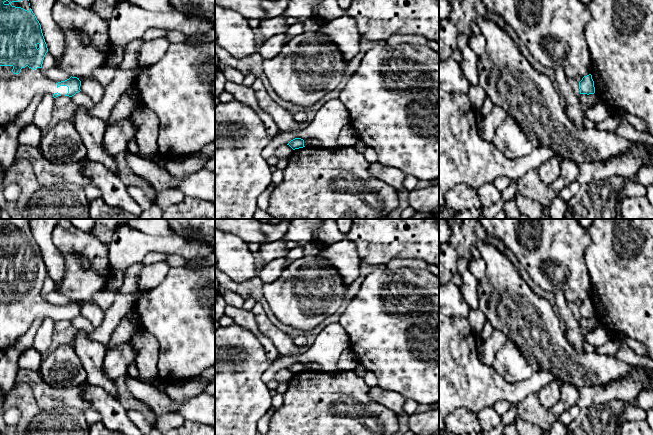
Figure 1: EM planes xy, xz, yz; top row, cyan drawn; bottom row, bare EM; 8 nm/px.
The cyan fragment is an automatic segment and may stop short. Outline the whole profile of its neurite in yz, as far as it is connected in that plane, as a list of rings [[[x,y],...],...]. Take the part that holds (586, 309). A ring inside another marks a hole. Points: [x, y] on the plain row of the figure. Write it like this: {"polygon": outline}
{"polygon": [[[591,298],[582,302],[582,304],[579,306],[579,313],[580,318],[589,319],[595,317],[594,305]]]}

